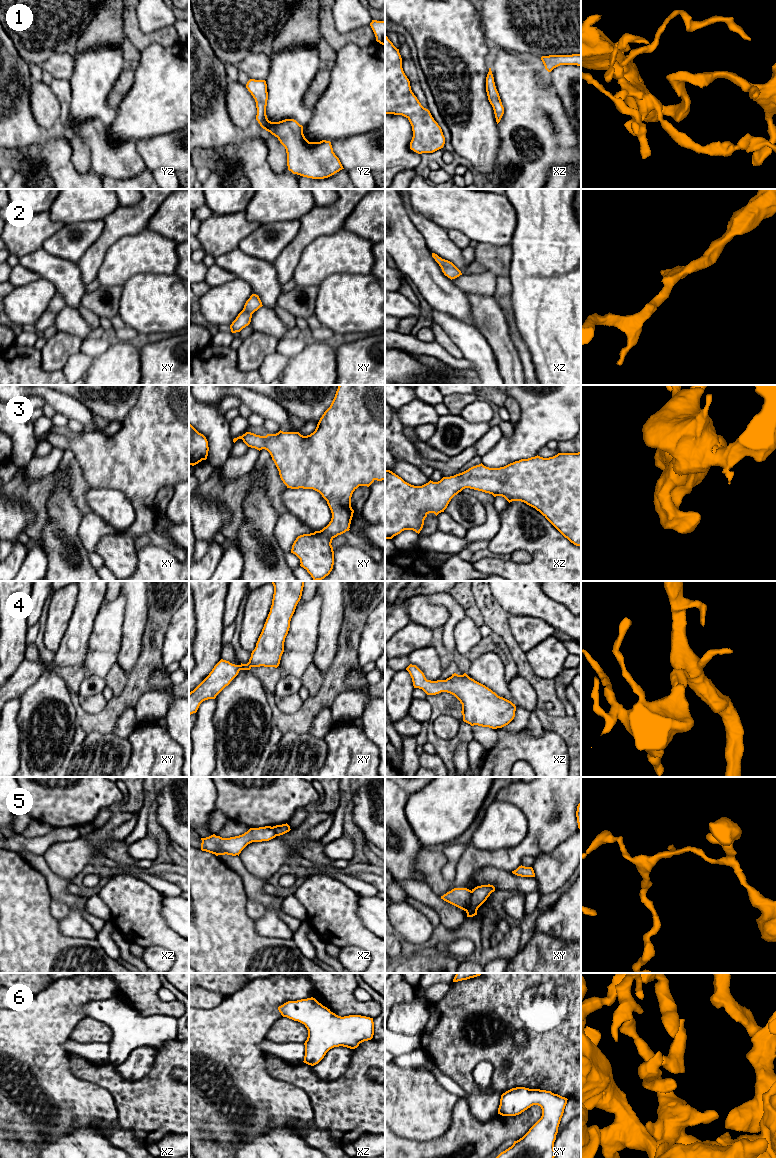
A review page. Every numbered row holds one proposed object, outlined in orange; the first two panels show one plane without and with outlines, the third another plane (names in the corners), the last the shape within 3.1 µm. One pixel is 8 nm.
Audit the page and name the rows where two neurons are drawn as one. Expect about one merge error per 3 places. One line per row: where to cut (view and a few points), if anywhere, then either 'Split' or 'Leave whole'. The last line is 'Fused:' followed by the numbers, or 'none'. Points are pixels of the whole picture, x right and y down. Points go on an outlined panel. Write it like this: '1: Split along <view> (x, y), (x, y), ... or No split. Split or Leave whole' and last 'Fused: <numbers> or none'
1: No split. Leave whole
2: No split. Leave whole
3: No split. Leave whole
4: No split. Leave whole
5: Split along xy (471, 891), (469, 906), (465, 910). Split
6: No split. Leave whole
Fused: 5

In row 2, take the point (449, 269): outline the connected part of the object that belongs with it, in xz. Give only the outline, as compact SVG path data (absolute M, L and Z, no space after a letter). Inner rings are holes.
M432 253L432 257L439 264L444 275L450 278L451 280L462 275L461 271L452 262L442 259L435 253Z

